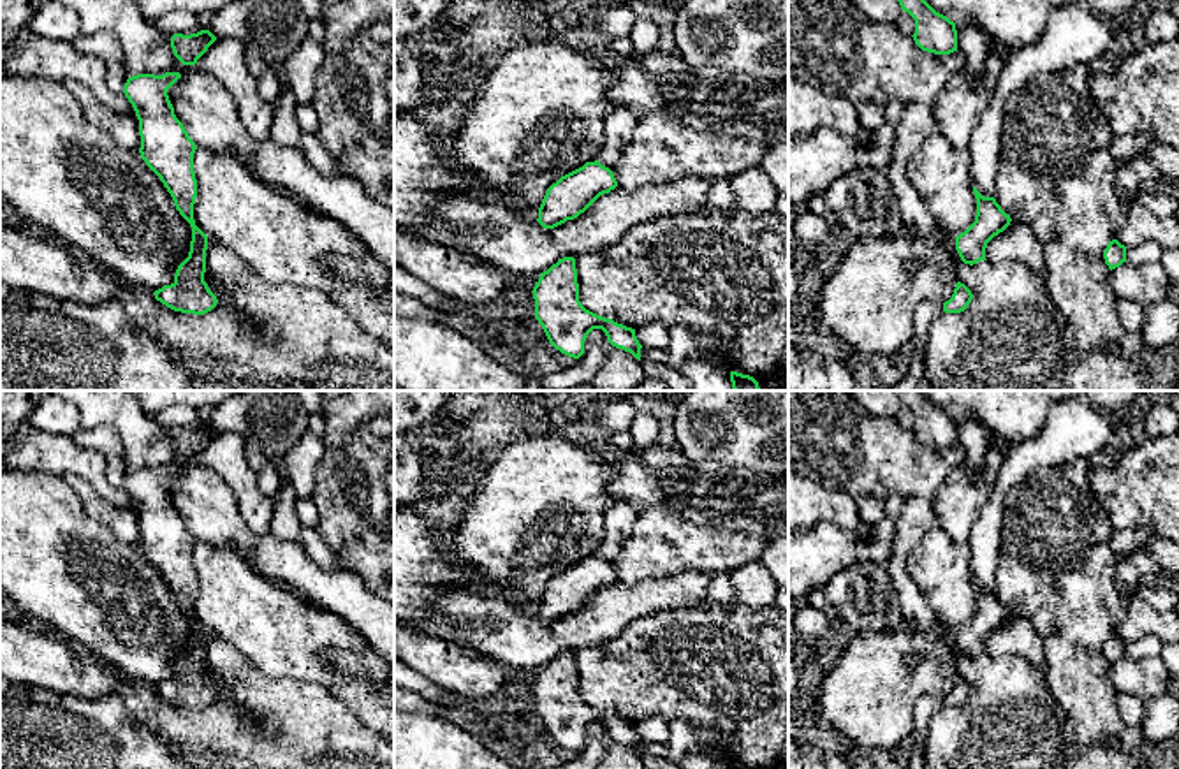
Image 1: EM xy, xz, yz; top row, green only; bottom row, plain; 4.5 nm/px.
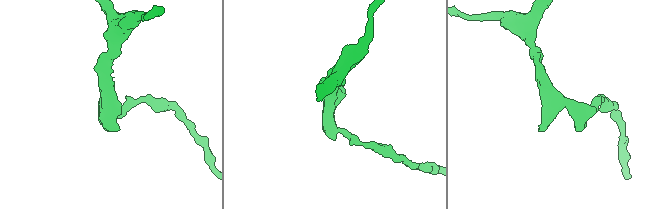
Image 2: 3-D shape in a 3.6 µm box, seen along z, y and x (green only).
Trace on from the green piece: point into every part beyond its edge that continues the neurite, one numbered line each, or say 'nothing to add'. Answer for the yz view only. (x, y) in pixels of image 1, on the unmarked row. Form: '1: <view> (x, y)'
1: yz (926, 708)

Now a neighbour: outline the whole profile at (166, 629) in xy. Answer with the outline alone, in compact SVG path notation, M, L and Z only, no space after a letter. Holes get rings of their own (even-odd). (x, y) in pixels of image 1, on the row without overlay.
M0 470L0 593L49 625L62 639L144 686L153 688L174 677L176 663L190 646L192 621L160 572L139 546L121 542L113 530L92 517L65 477Z

